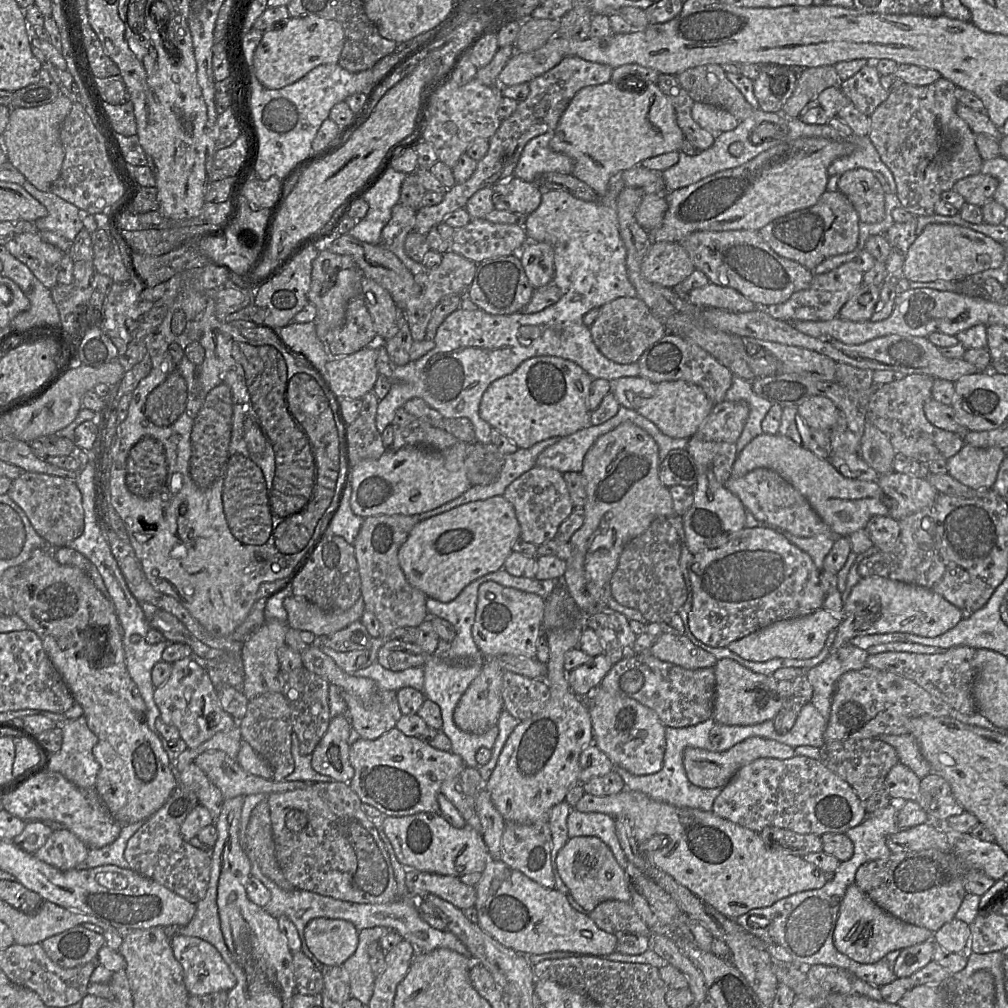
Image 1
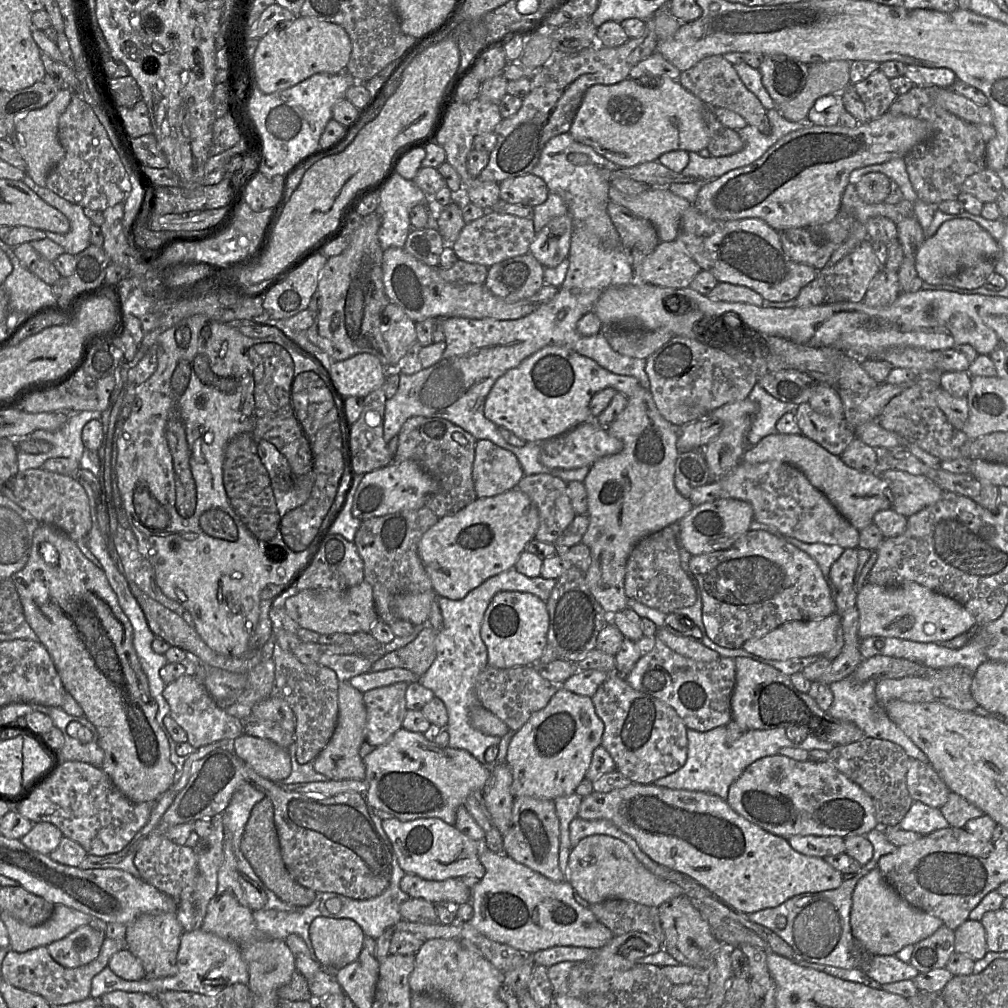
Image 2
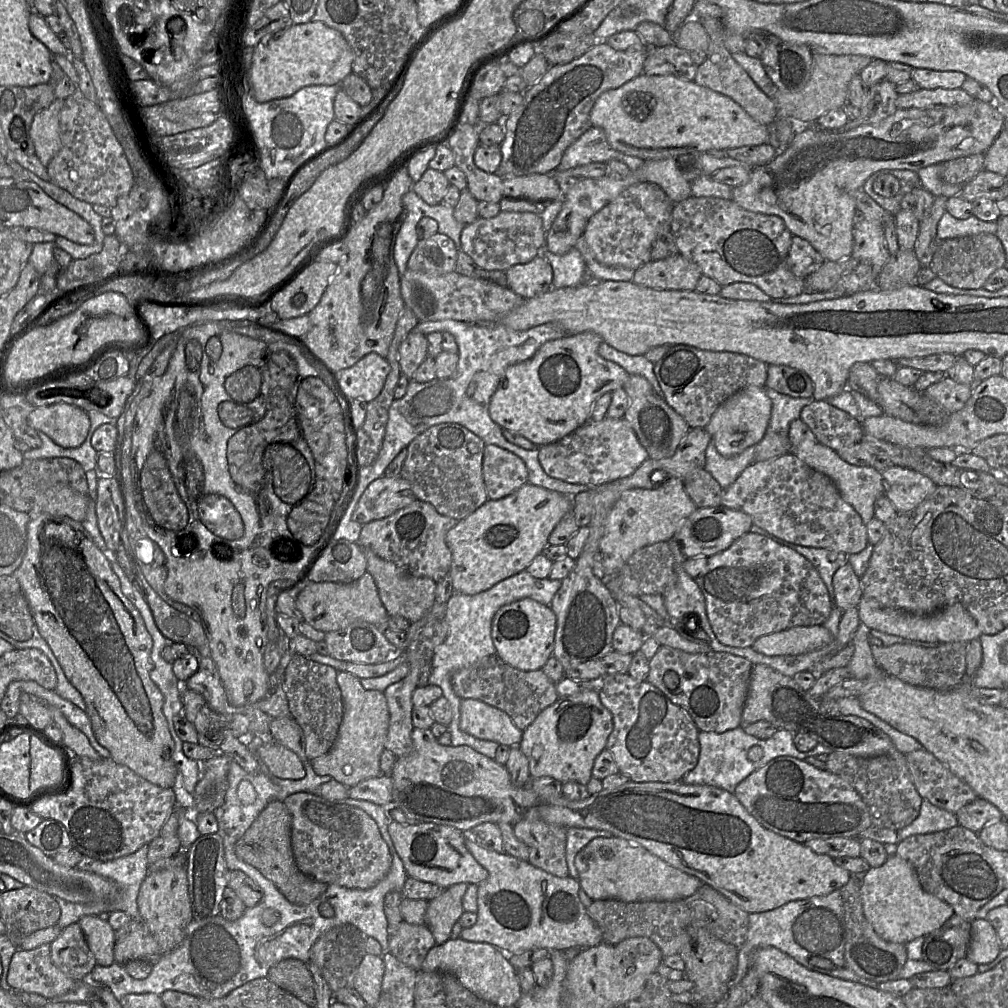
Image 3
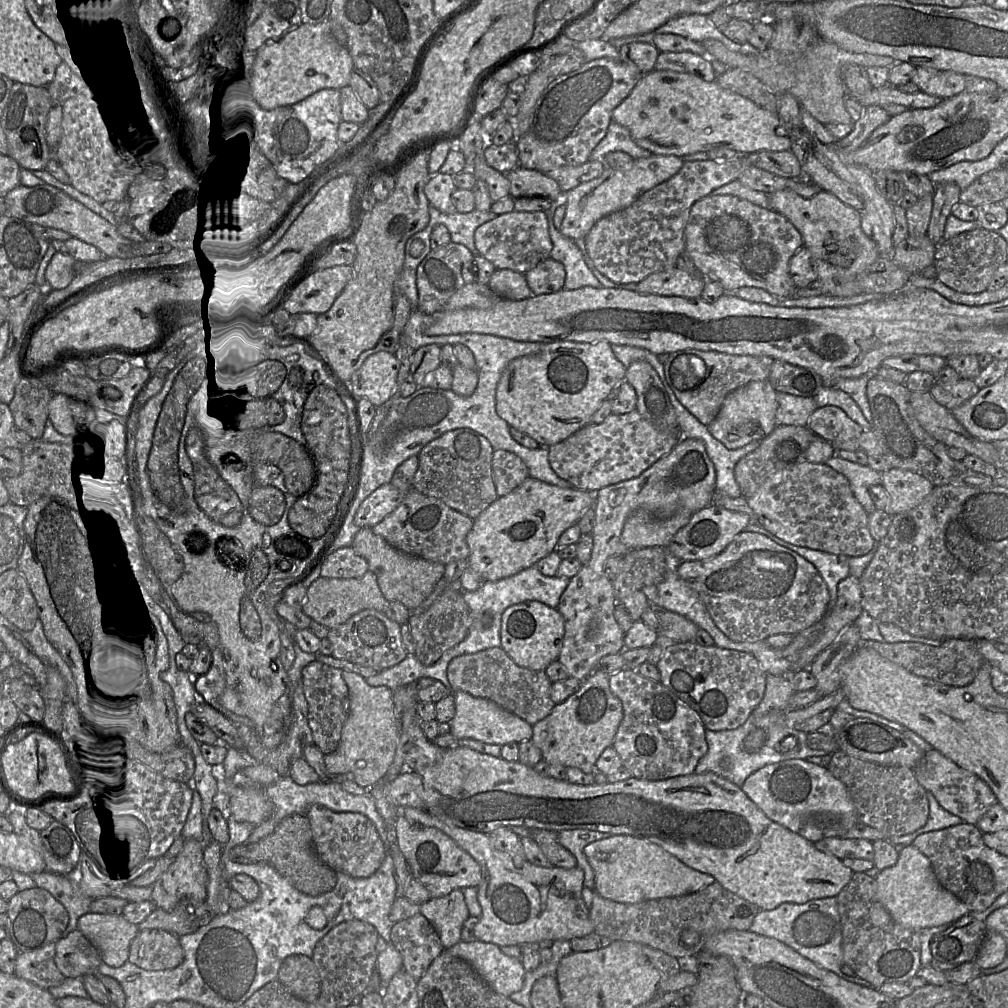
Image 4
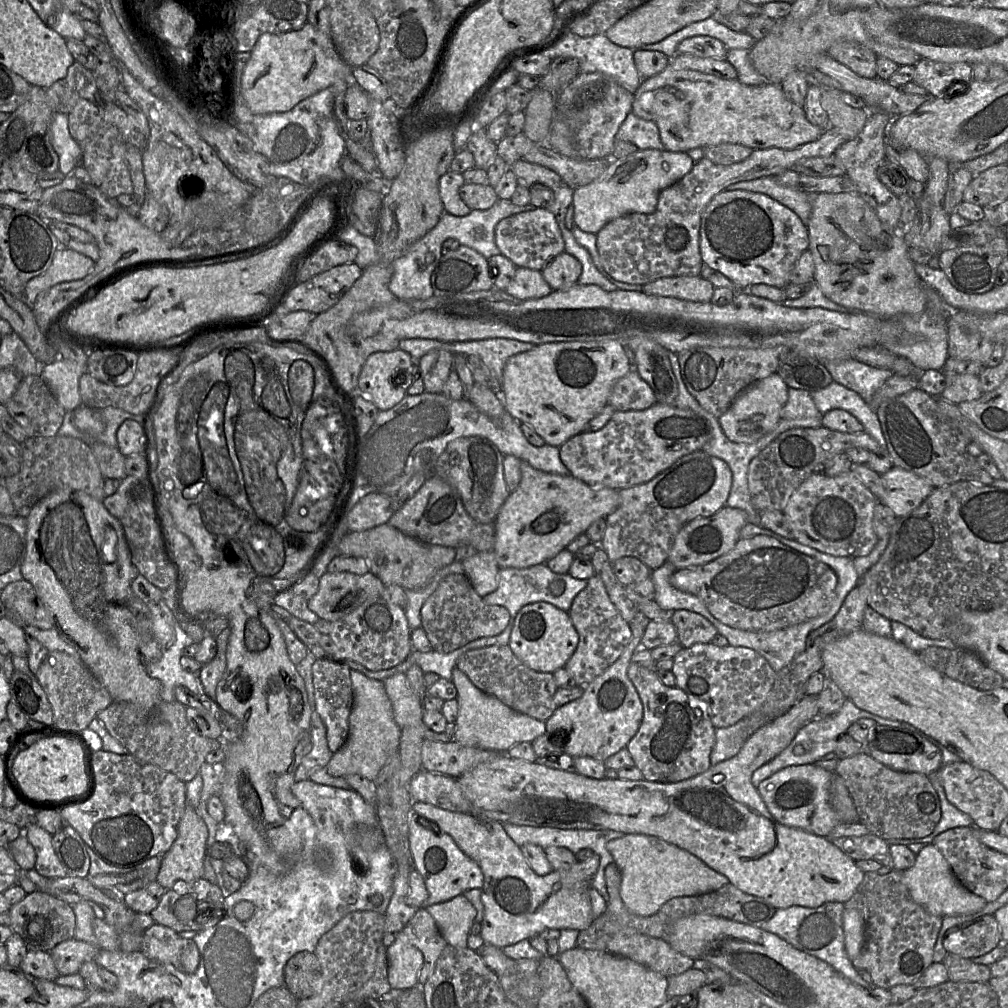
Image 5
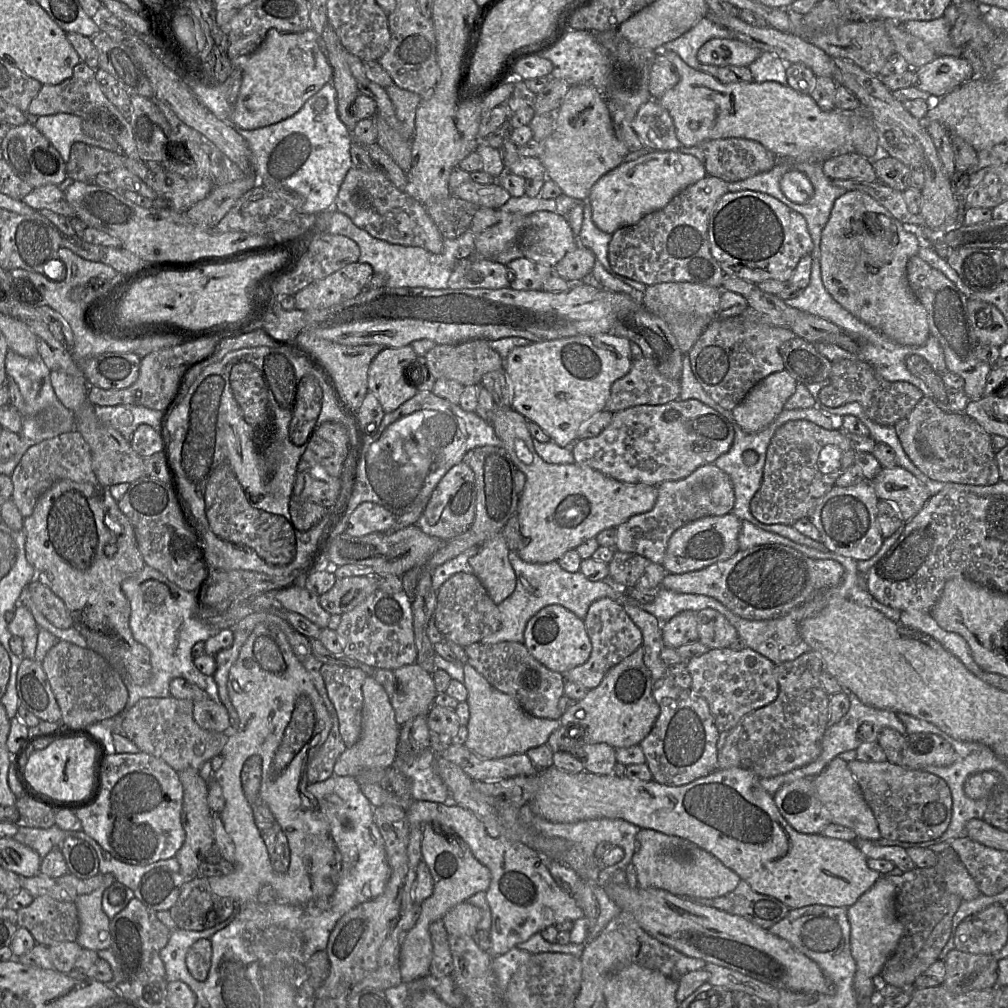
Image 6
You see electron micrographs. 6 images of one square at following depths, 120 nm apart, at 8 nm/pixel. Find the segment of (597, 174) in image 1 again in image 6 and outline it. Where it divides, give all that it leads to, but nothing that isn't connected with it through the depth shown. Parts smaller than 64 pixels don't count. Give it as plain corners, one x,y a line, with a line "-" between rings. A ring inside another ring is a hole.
666,51
660,53
666,56
669,59
669,61
675,66
679,74
680,80
672,89
666,91
659,99
653,99
653,100
657,100
659,104
669,112
675,126
676,136
682,146
684,147
698,146
703,141
713,140
713,139
745,138
759,142
769,151
773,152
778,158
796,158
801,154
813,154
816,156
834,156
846,152
853,152
851,147
849,146
849,134
851,132
851,128
849,125
849,115
848,115
848,113
853,113
853,111
840,111
836,108
834,108
831,111
823,111
819,108
819,106
813,100
811,95
801,94
796,90
792,89
787,84
784,85
775,81
766,81
762,83
758,83
755,81
723,83
708,73
691,68
675,52

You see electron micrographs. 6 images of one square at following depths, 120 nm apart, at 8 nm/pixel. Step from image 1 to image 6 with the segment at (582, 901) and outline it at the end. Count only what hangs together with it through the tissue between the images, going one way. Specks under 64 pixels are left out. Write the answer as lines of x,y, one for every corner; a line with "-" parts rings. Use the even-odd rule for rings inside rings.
651,829
636,835
636,851
631,865
636,871
637,886
659,888
680,897
716,898
733,891
741,878
710,853
690,842

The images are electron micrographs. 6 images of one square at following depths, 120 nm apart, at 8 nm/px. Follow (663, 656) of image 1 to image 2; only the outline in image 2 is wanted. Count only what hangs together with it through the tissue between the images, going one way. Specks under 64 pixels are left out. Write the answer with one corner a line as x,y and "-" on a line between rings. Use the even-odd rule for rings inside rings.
664,626
658,628
654,635
674,652
700,662
711,662
719,658
714,650
697,642
693,637
680,637
671,634

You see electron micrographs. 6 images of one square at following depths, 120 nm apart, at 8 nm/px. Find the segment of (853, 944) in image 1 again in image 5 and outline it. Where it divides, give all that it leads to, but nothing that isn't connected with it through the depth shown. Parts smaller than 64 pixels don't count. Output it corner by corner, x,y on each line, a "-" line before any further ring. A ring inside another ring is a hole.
924,845
916,854
912,867
902,871
903,883
912,899
927,912
940,917
972,914
981,910
987,901
965,888
953,873
949,863
934,845

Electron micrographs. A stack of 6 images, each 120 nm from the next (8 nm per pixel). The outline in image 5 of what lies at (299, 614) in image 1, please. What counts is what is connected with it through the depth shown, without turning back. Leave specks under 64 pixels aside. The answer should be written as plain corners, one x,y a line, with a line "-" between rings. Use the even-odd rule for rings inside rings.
326,573
320,577
317,593
308,601
319,619
336,622
368,599
382,596
385,585
372,573

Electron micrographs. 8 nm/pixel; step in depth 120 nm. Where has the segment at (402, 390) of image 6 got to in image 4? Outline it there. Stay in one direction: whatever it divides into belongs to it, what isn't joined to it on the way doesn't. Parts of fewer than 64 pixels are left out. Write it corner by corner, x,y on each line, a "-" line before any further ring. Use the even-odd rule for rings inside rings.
378,351
366,358
348,382
358,397
367,398
377,407
395,393
399,368
395,354

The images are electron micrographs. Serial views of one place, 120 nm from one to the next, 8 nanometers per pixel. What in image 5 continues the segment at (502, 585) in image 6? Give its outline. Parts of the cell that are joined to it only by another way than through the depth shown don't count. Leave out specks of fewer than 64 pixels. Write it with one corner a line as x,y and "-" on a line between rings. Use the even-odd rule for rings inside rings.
492,550
479,552
462,564
464,574
478,595
484,597
497,589
500,567

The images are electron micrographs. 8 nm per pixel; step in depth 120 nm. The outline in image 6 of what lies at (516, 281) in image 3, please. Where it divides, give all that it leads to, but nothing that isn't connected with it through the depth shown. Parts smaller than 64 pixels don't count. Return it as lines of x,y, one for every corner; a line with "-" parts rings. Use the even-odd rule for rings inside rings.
577,238
577,247
557,262
554,266
554,274
570,284
581,282
583,278
591,274
595,260
595,254
581,246

